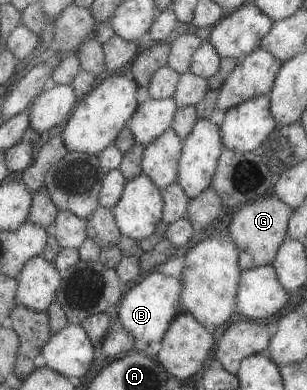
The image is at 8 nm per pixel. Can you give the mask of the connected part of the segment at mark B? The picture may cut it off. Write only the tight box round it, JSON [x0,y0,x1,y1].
[117,272,181,343]

